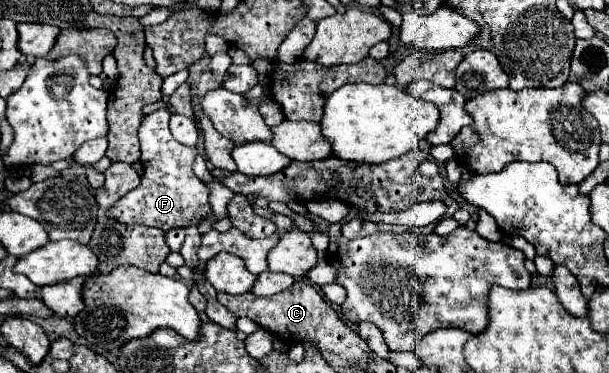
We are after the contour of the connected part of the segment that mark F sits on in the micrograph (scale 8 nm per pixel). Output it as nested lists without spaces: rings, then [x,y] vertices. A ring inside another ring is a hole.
[[[163,96],[162,100],[166,103],[166,107],[163,110],[157,110],[145,116],[145,120],[141,122],[139,126],[139,140],[141,140],[141,164],[143,164],[143,178],[141,178],[141,184],[133,190],[133,192],[127,192],[121,200],[117,200],[111,208],[109,208],[109,218],[121,222],[121,224],[141,224],[141,226],[155,226],[155,228],[161,228],[163,232],[167,230],[173,230],[173,228],[187,228],[191,224],[197,224],[201,222],[203,218],[207,218],[213,210],[211,210],[211,204],[209,204],[209,188],[193,174],[193,160],[197,156],[197,150],[195,148],[189,148],[189,146],[183,146],[179,144],[175,138],[171,135],[169,130],[169,120],[171,116],[171,110],[169,105],[169,97]]]

